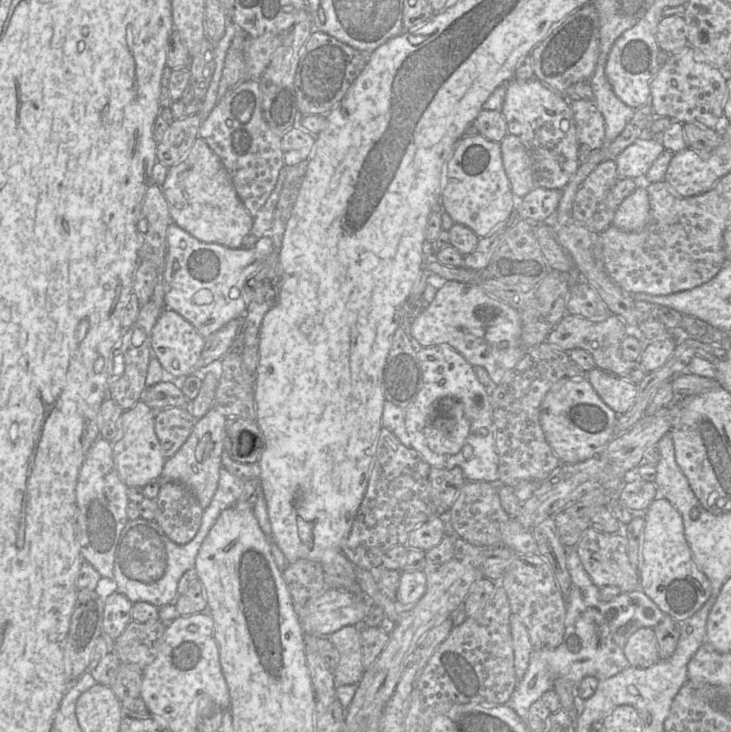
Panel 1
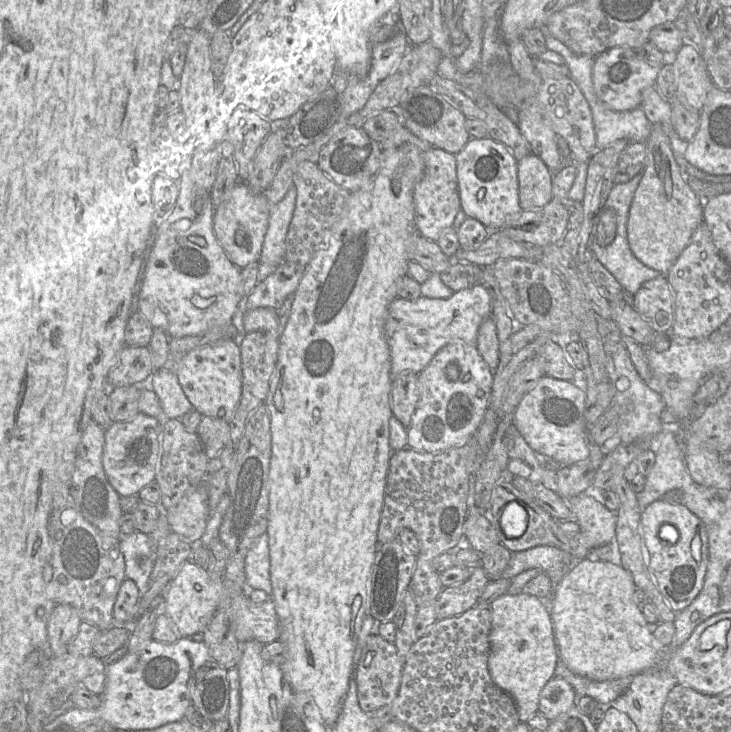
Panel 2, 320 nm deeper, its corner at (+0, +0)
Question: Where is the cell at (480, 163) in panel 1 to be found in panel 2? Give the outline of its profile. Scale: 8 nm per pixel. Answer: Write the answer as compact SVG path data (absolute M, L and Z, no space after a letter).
M489 137L470 138L455 155L461 209L467 217L481 222L490 231L499 230L508 219L521 211L517 161L510 150Z

